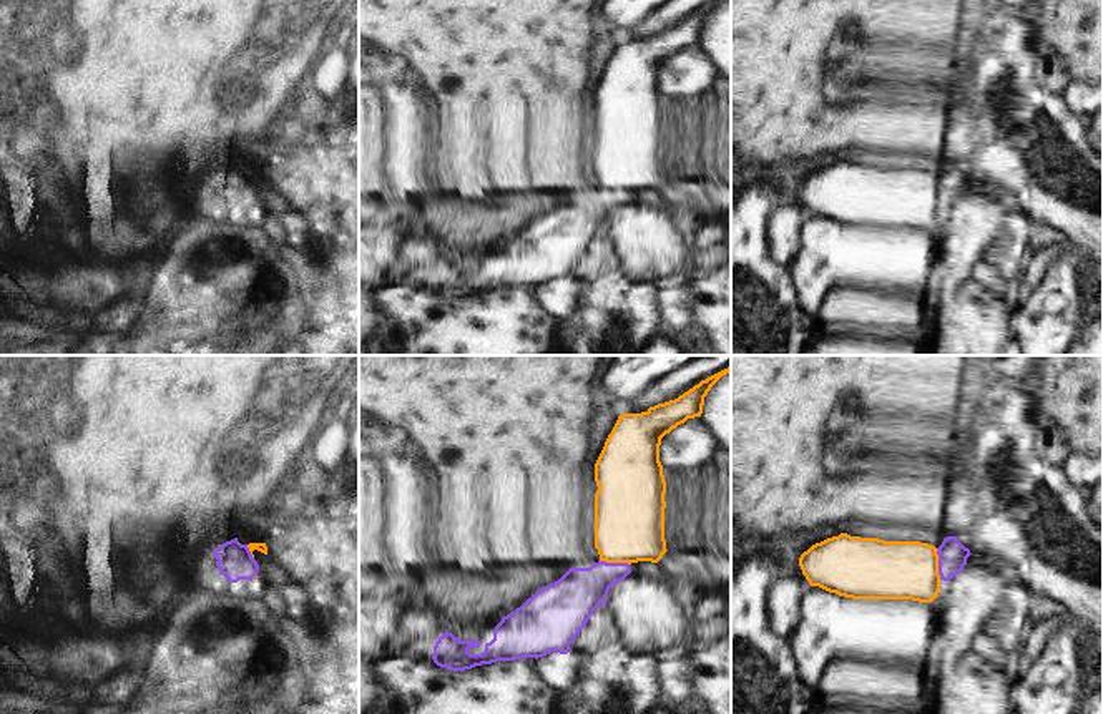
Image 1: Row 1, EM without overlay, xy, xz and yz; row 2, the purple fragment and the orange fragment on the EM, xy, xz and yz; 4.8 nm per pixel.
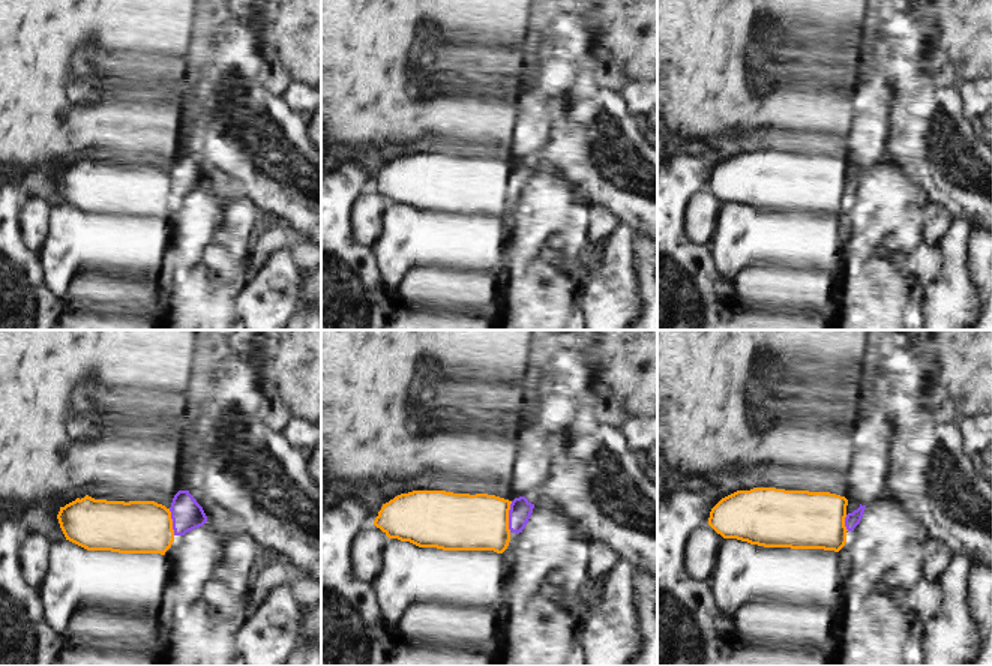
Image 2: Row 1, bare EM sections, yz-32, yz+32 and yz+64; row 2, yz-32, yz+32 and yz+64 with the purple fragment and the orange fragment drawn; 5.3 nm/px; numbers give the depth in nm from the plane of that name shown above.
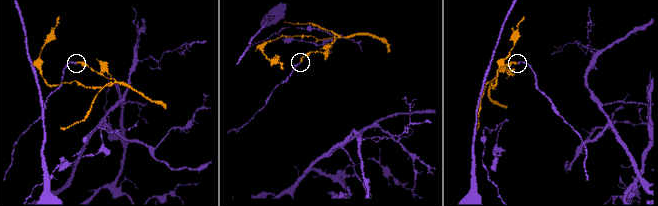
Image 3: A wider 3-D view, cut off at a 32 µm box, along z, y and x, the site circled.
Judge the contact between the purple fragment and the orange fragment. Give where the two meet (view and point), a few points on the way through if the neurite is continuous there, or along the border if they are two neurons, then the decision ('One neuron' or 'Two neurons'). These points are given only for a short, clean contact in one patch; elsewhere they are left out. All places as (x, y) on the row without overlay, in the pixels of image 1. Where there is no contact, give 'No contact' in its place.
Touches purple at yz (939, 191). Boundary: yz (936, 176), (941, 206). Two neurons

